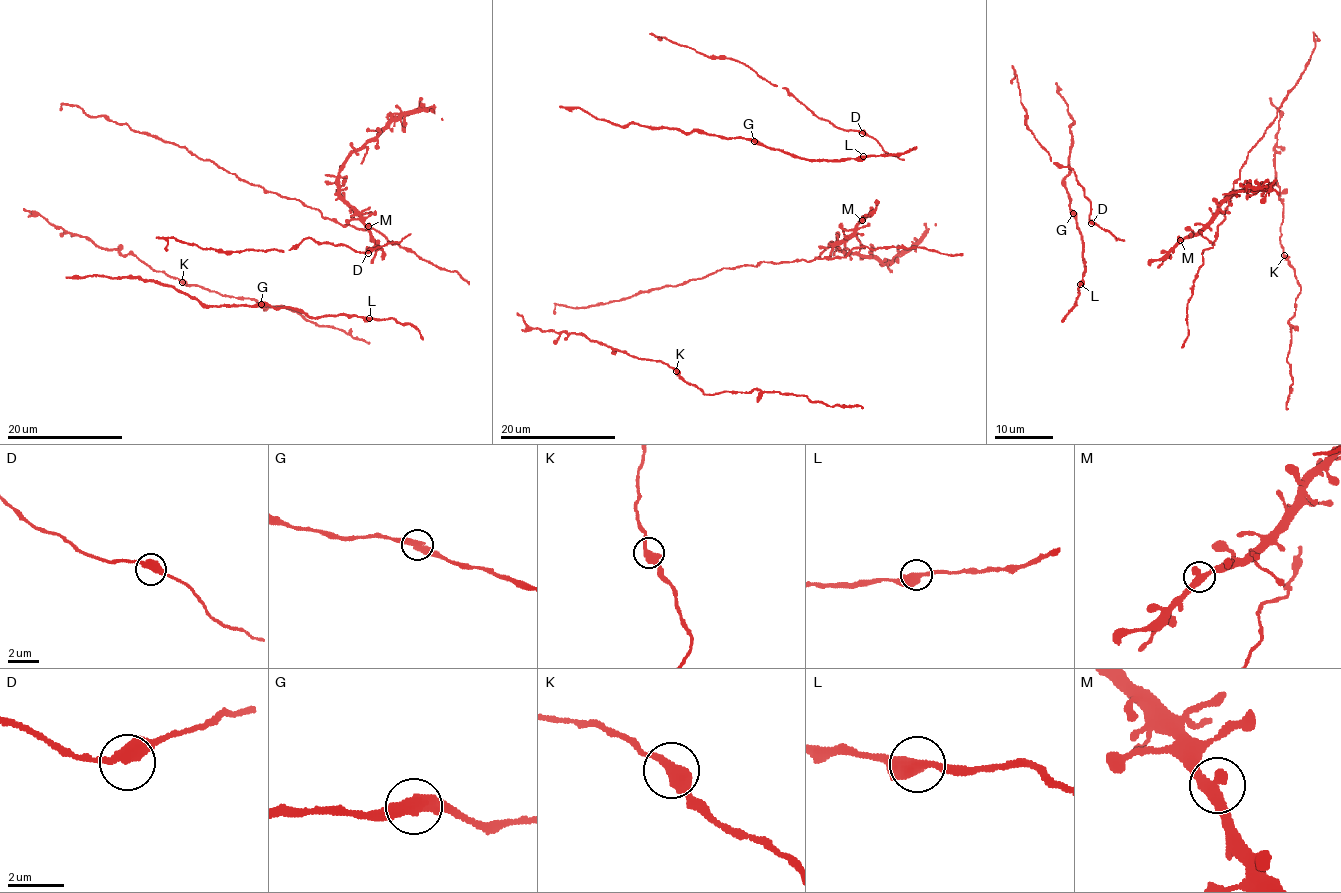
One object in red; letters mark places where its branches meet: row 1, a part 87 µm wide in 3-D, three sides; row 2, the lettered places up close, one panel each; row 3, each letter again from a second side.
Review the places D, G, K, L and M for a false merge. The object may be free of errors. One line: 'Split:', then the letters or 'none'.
Split: none

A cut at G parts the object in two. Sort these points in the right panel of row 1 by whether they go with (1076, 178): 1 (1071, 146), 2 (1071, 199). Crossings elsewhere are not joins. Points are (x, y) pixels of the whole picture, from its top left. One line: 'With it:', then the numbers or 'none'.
With it: none

